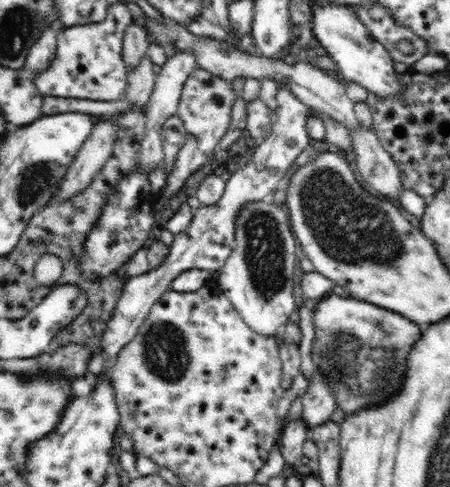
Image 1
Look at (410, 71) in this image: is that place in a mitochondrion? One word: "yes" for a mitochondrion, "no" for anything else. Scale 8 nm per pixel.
no

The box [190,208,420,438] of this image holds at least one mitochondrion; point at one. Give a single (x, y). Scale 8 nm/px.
(363, 362)

